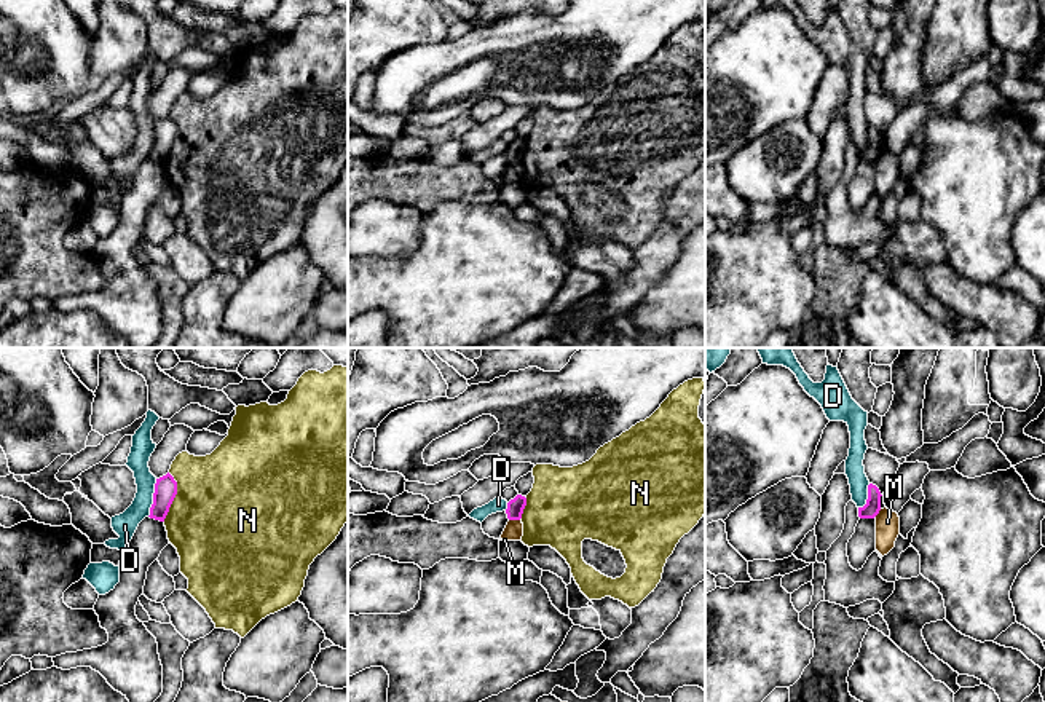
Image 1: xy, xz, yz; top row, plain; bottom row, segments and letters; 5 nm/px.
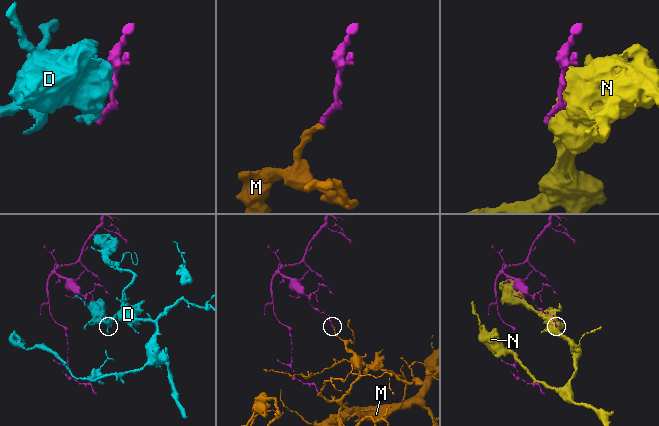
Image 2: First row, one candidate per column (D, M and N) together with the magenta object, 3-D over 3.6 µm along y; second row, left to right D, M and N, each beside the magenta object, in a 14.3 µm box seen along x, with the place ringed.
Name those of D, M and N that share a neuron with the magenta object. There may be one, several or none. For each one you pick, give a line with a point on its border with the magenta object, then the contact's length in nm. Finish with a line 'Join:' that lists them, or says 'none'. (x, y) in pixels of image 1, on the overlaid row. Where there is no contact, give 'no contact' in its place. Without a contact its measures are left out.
Join: none

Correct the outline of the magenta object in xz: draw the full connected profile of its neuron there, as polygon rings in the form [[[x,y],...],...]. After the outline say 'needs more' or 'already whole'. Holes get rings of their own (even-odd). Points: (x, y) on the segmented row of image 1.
[[[517,495],[514,499],[511,499],[507,503],[507,509],[506,509],[507,519],[509,520],[520,520],[525,506],[526,506],[526,498],[522,495]]]; already whole

